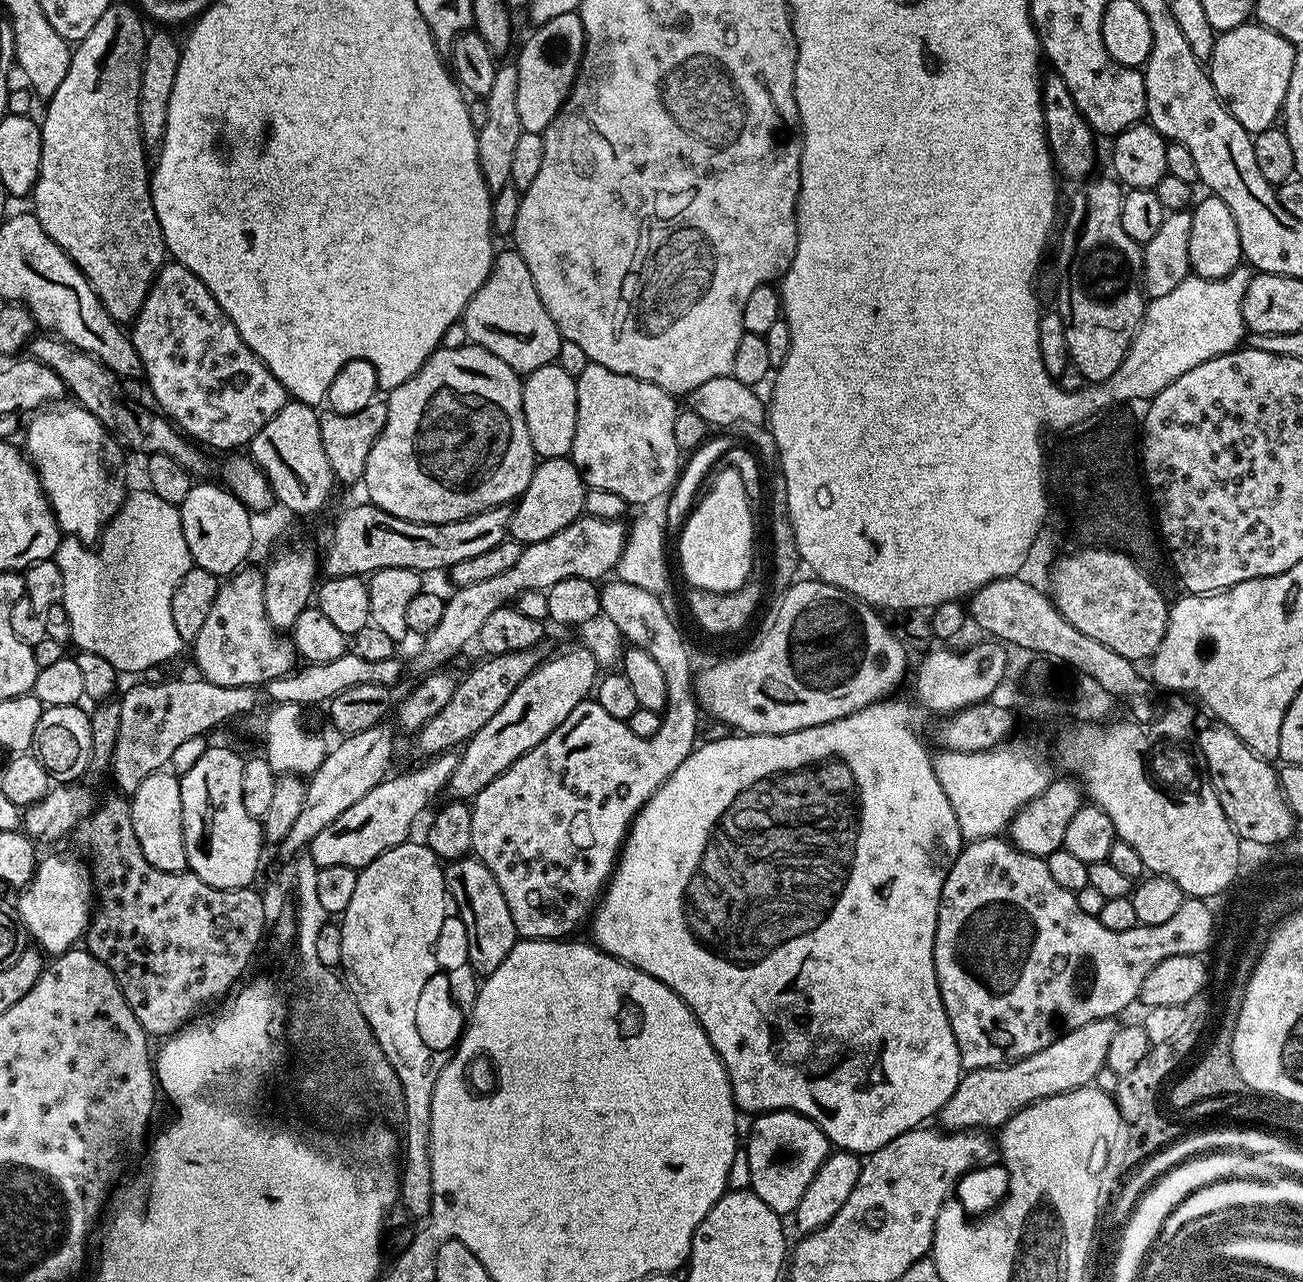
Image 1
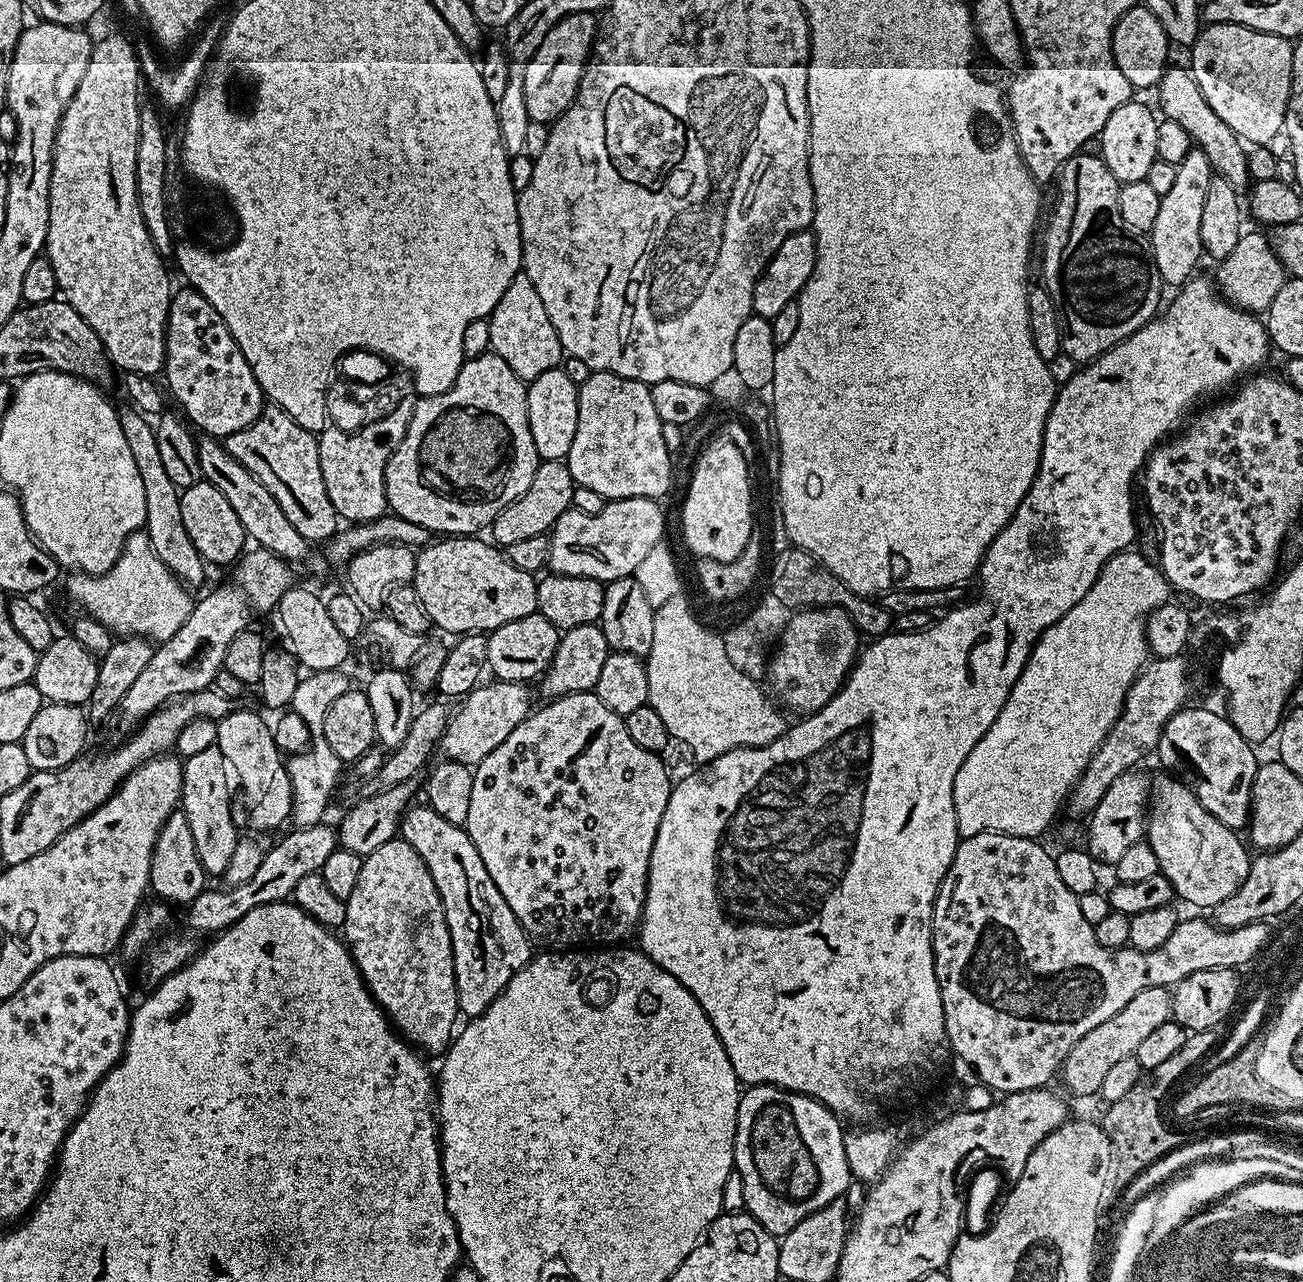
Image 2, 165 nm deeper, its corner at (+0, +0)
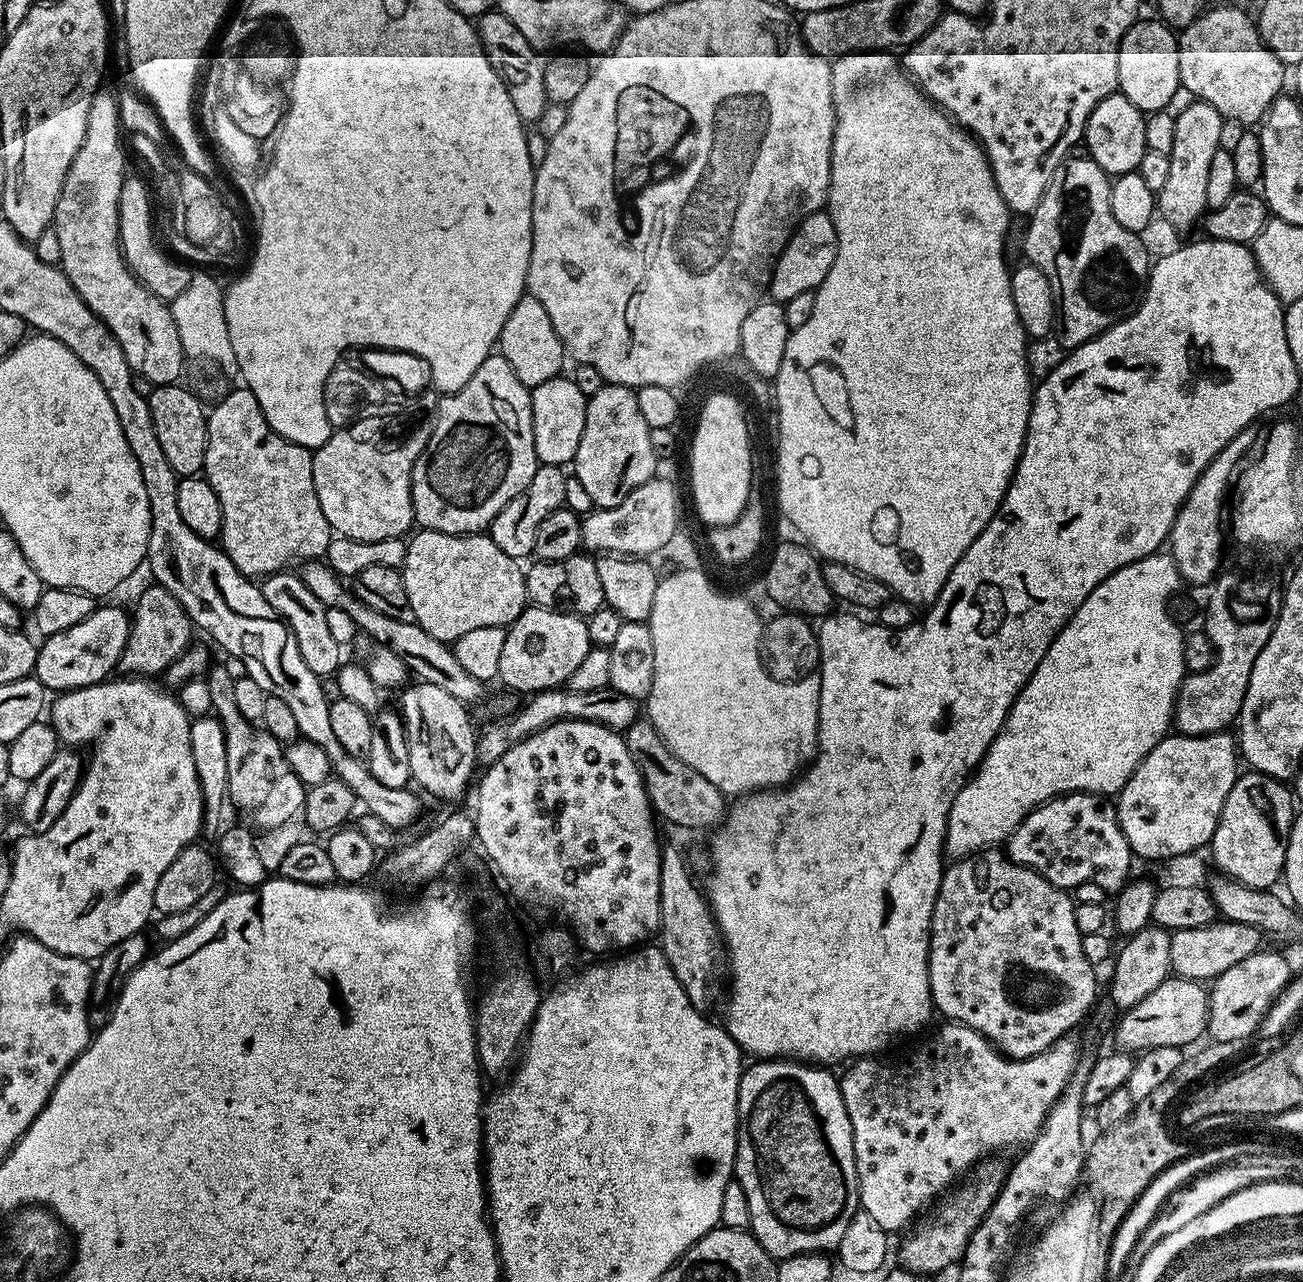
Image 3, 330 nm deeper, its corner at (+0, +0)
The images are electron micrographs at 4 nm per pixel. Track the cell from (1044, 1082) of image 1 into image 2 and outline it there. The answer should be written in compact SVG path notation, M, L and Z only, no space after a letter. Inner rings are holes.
M1151 988L1142 990L1142 994L1137 994L1122 1006L1114 1018L1102 1022L1090 1034L1086 1034L1070 1050L1070 1054L1064 1059L1062 1077L1064 1084L1071 1091L1071 1095L1084 1096L1099 1093L1102 1086L1102 1078L1106 1078L1106 1073L1114 1067L1117 1062L1122 1062L1122 1058L1135 1056L1138 1046L1157 1027L1162 1026L1162 1022L1172 1019L1172 998L1167 988Z

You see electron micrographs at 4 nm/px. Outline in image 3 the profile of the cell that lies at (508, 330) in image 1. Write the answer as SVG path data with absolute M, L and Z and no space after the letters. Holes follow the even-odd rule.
M527 294L521 298L518 306L514 306L514 310L510 310L510 318L506 318L506 326L502 326L498 352L506 358L506 362L510 362L514 374L518 374L518 382L530 390L561 375L560 367L566 361L564 347L554 330L554 322L550 322L550 314L546 314L538 298Z

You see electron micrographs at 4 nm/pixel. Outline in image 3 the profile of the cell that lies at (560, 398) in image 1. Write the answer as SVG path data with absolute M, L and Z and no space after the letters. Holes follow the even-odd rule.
M563 375L542 382L542 386L531 389L532 429L534 430L534 450L540 464L568 466L578 454L578 442L582 442L582 426L586 426L586 406L588 397L578 390L570 378Z

